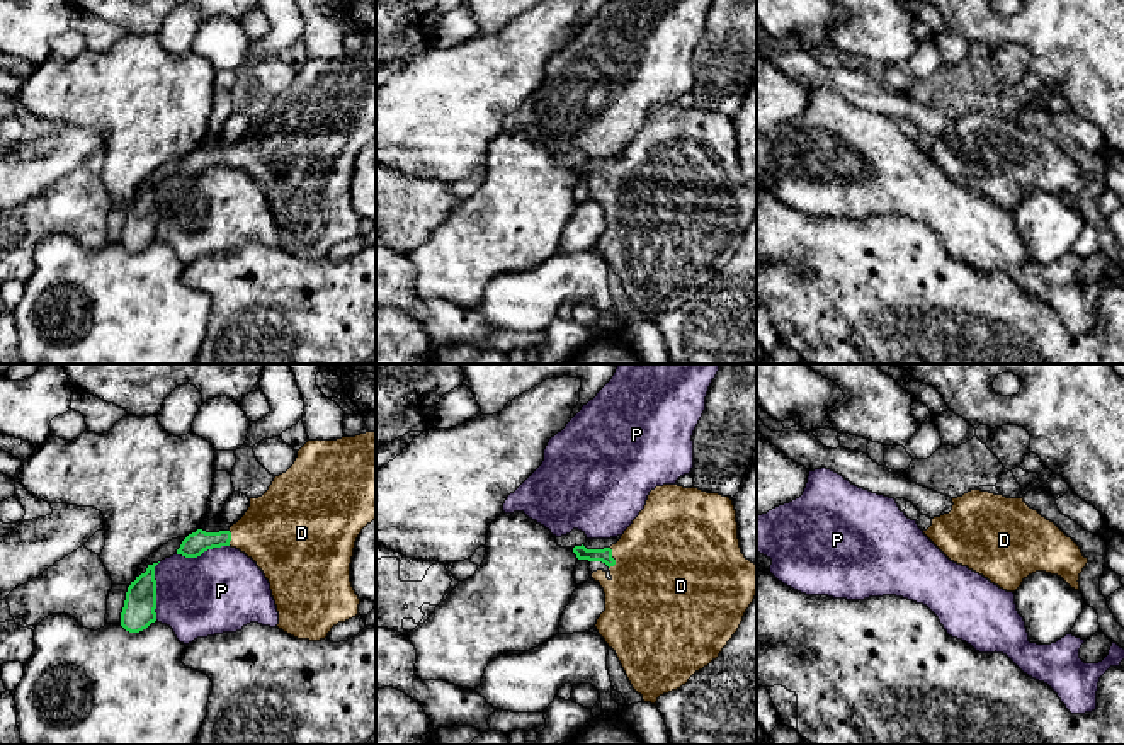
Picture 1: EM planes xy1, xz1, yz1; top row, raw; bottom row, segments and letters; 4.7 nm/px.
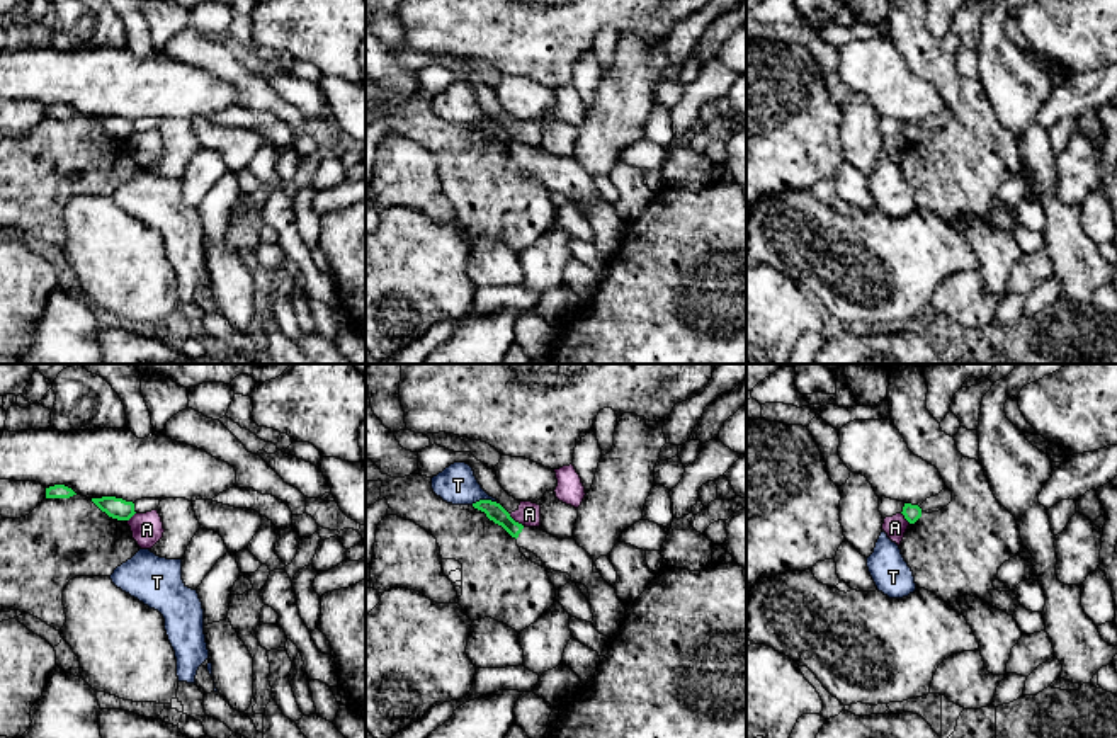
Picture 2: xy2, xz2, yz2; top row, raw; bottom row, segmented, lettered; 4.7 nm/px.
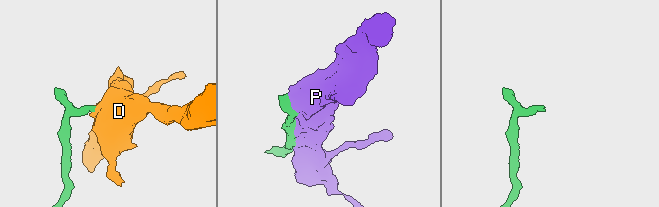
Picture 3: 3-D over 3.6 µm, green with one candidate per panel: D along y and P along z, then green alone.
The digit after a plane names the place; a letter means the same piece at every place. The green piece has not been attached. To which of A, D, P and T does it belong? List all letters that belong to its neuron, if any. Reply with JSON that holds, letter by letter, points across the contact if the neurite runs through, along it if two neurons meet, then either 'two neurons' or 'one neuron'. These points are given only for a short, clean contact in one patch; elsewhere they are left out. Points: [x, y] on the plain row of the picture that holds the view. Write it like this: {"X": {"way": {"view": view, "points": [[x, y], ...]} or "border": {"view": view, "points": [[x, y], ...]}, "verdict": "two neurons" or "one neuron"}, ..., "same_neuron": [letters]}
{"A": {"border": {"view": "xz2", "points": [[509, 133], [522, 145]]}, "verdict": "two neurons"}, "D": {"way": {"view": "xz1", "points": [[604, 174], [613, 177], [665, 181]]}, "verdict": "one neuron"}, "P": {"verdict": "two neurons"}, "T": {"verdict": "two neurons"}, "same_neuron": ["D"]}

